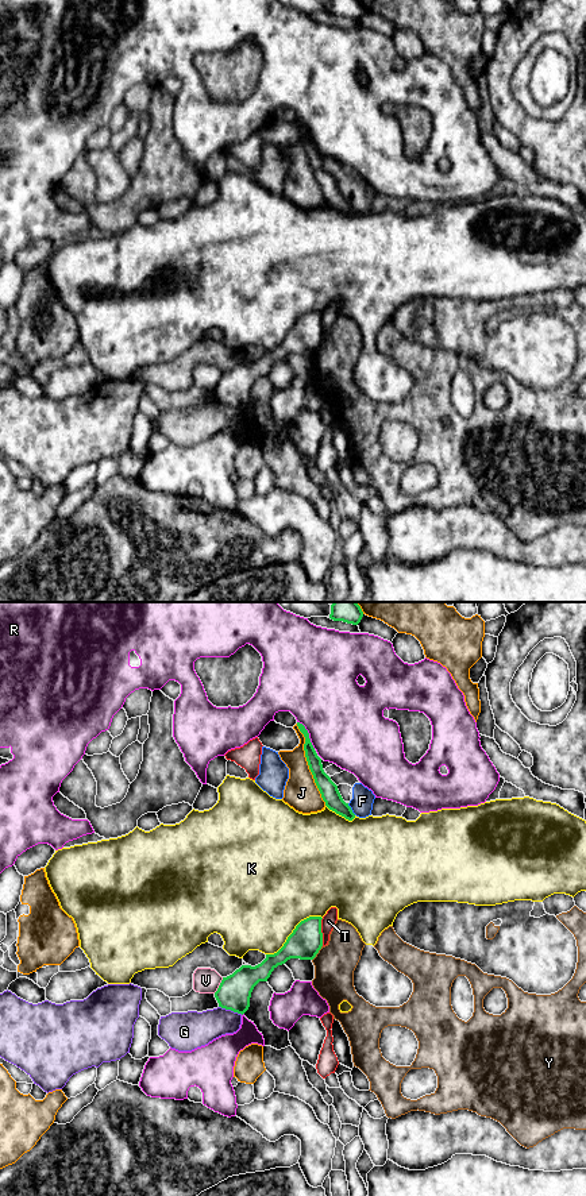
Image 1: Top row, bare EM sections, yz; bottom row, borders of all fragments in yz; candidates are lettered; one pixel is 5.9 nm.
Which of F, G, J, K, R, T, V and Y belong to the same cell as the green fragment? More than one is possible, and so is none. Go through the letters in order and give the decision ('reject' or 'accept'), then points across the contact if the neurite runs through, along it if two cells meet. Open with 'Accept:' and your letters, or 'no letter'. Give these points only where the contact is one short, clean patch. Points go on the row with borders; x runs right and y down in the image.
Accept: no letter
F: reject | along yz (347, 803), (355, 814)
G: reject | along yz (219, 1006), (242, 1014)
J: reject
K: reject
R: reject
T: reject
V: reject | along yz (223, 977), (214, 992)
Y: reject

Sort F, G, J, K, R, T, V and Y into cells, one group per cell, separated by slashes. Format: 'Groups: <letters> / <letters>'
Groups: F G / J / K / R / T / V / Y

